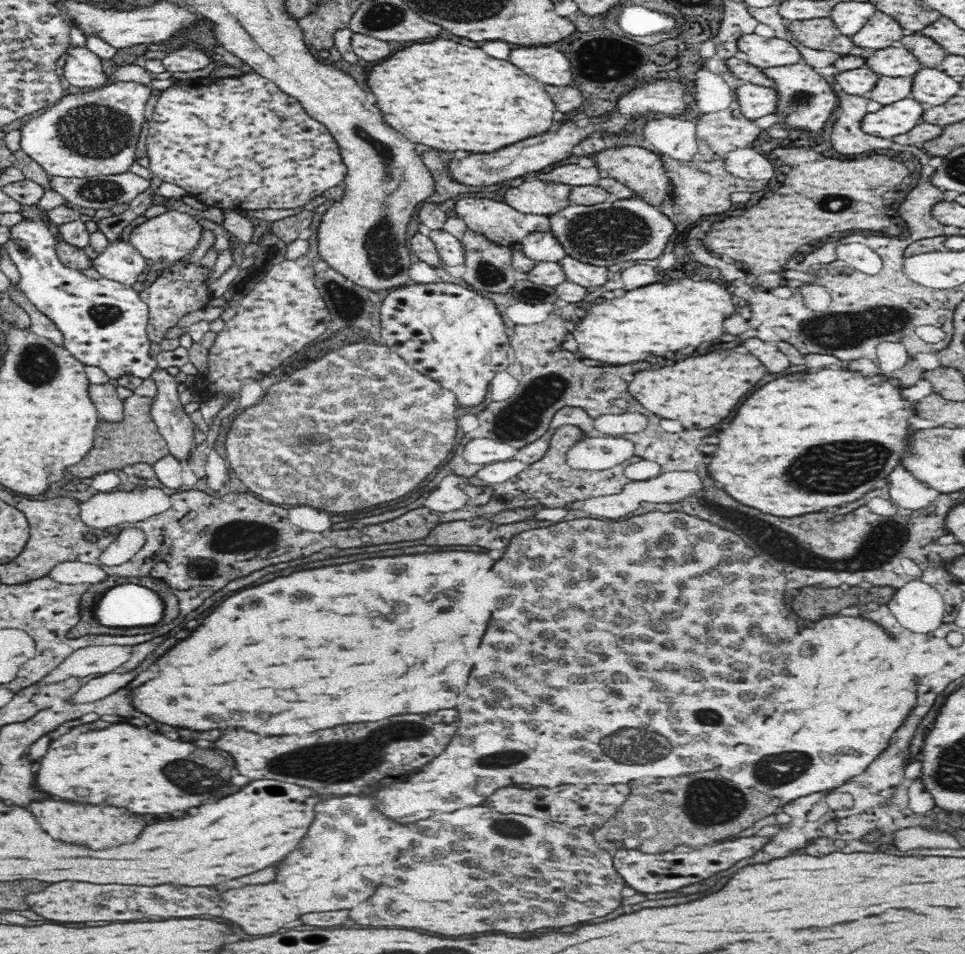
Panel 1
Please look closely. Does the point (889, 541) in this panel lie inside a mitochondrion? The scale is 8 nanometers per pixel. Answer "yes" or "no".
yes

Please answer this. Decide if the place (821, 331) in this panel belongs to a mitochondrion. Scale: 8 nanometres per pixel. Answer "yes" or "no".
yes

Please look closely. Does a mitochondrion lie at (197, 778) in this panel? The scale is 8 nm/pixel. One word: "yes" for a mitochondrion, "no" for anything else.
yes

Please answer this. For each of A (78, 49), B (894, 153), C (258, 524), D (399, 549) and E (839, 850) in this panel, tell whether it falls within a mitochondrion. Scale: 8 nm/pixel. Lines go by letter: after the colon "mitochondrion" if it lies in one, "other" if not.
A: other
B: other
C: mitochondrion
D: other
E: other

